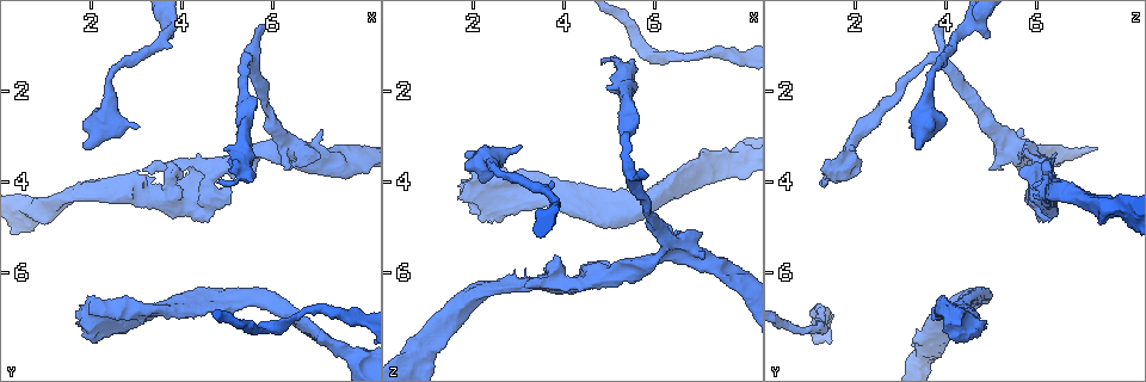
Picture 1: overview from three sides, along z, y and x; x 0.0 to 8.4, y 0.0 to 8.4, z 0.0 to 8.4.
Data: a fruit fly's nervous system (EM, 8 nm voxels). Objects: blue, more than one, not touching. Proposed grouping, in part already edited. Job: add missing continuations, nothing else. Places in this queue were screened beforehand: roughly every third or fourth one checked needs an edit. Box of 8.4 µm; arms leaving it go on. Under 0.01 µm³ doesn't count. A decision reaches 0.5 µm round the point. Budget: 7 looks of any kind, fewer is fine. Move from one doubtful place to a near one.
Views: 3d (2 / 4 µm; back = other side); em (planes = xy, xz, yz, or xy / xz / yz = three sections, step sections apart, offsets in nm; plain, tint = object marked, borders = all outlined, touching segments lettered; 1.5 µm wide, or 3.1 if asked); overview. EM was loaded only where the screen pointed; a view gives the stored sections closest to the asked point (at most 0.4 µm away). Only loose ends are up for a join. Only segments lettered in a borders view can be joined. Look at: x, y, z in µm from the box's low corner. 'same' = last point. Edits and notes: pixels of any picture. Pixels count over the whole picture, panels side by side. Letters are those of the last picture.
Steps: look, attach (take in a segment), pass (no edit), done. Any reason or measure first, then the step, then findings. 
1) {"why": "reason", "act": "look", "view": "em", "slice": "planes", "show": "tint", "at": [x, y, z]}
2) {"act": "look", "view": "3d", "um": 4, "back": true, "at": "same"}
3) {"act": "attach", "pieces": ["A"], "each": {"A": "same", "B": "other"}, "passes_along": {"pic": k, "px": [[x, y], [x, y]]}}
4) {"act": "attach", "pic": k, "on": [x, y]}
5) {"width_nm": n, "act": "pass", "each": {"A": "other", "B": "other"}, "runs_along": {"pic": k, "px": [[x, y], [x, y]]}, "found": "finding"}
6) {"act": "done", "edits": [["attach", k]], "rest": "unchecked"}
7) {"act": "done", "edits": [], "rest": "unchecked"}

{"act": "look", "view": "em", "slice": "yz", "step": 8, "show": "borders", "at": [3.45, 3.60, 6.25]}

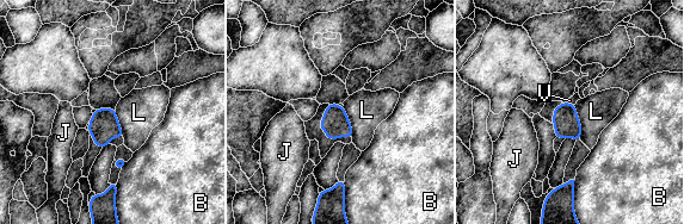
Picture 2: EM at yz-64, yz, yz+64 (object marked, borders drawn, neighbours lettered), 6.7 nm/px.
{"why": "another direction", "act": "look", "view": "em", "slice": "planes", "show": "borders", "at": "same"}

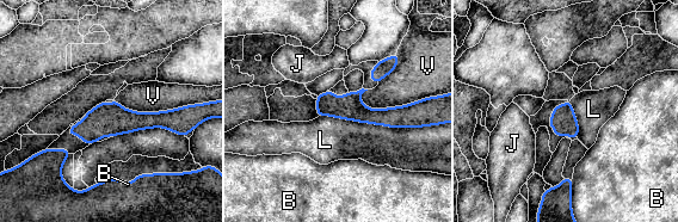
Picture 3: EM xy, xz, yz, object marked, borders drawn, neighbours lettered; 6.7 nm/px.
{"longest_contact_nm": ["L", 700], "act": "pass", "each": {"B": "other", "J": "other", "L": "other", "V": "other"}, "border": {"pic": 3, "px": [[318, 116], [387, 127], [419, 128]]}, "found": "no lettered segment goes on from it"}

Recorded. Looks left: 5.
{"why": "stops while still wide", "act": "look", "view": "3d", "um": 4, "back": true, "at": [2.10, 7.35, 4.75]}

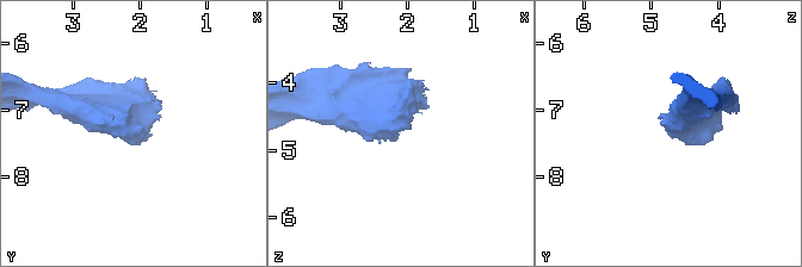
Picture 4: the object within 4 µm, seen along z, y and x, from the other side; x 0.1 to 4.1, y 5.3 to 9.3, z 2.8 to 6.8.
{"act": "look", "view": "em", "slice": "xy", "step": 4, "show": "tint", "at": [2.05, 7.35, 4.70]}

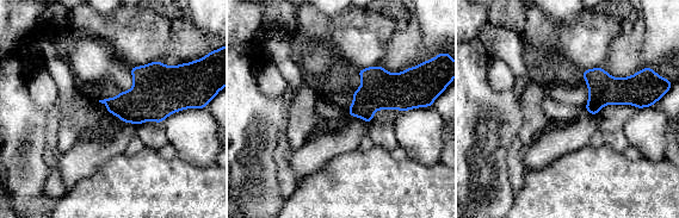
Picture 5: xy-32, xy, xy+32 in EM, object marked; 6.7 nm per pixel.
{"act": "look", "view": "em", "slice": "planes", "show": "borders", "at": "same"}

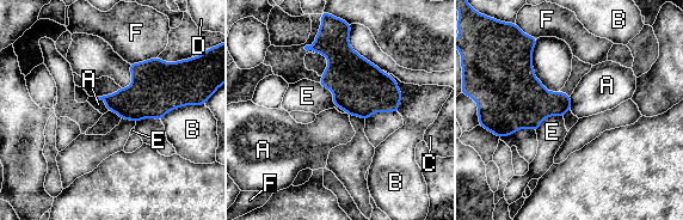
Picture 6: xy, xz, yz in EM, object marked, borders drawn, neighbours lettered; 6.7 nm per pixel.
{"act": "pass", "each": {"A": "other", "B": "other", "C": "other", "D": "other", "E": "other", "F": "other"}, "found": "no lettered segment goes on from it"}

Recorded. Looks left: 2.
{"why": "an open end", "act": "look", "view": "3d", "um": 4, "at": [7.05, 2.85, 5.75]}

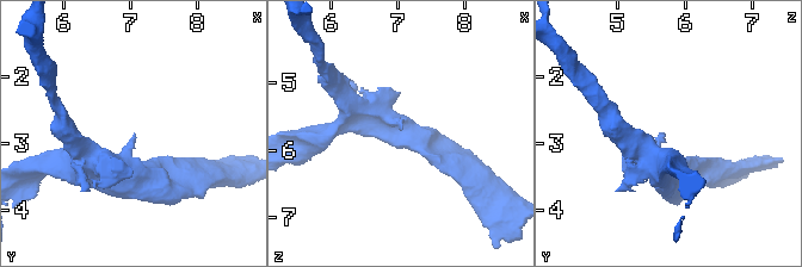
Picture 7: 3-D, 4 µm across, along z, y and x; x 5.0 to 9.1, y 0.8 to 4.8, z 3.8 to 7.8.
{"act": "look", "view": "em", "slice": "planes", "show": "borders", "at": [7.05, 2.80, 5.65]}

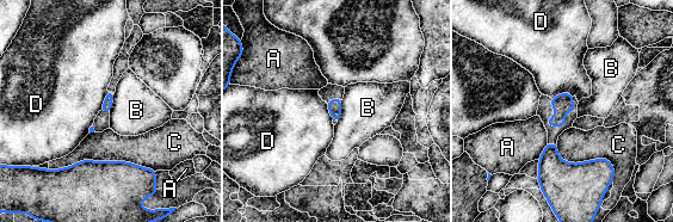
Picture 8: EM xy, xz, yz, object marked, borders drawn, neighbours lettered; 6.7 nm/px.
{"act": "pass", "each": {"A": "other", "B": "other", "C": "other", "D": "other"}, "border": {"pic": 8, "px": [[573, 94], [559, 93], [550, 98]]}, "found": "no lettered segment goes on from it"}

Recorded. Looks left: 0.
{"act": "done", "edits": [], "rest": "unchecked"}

